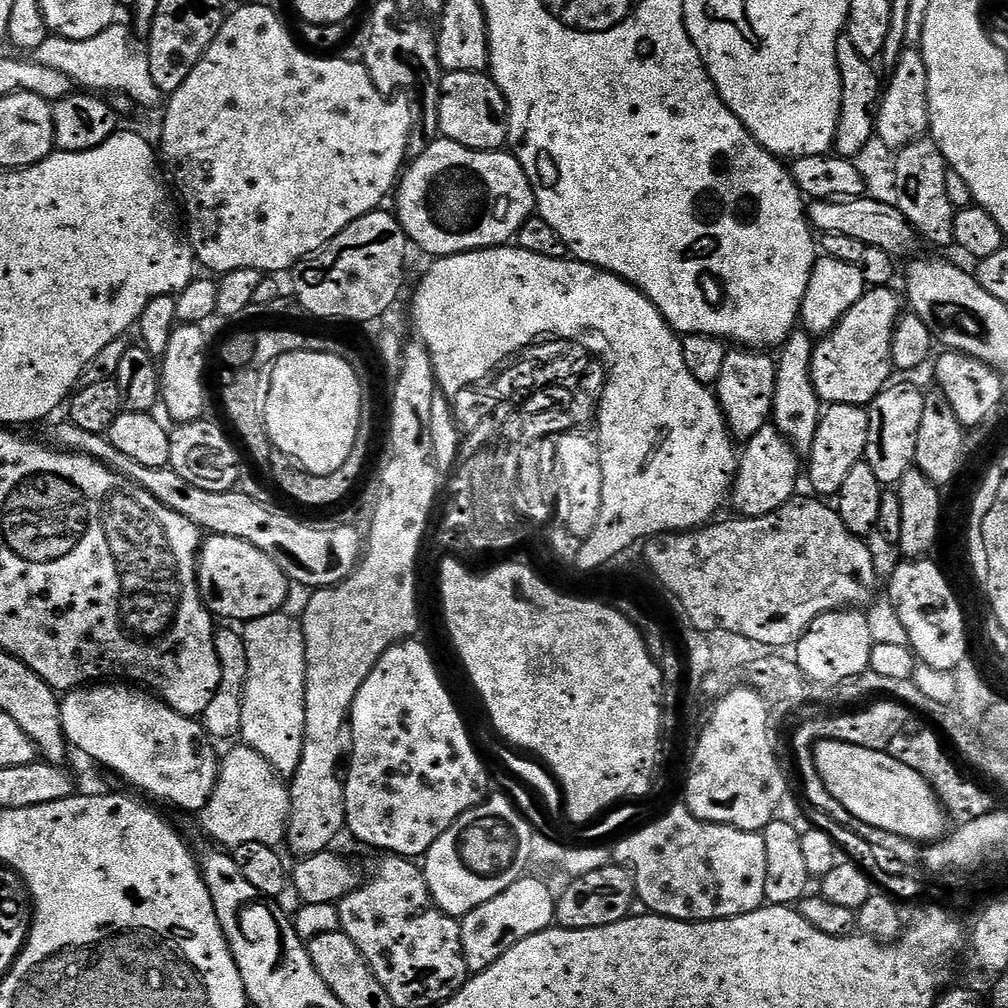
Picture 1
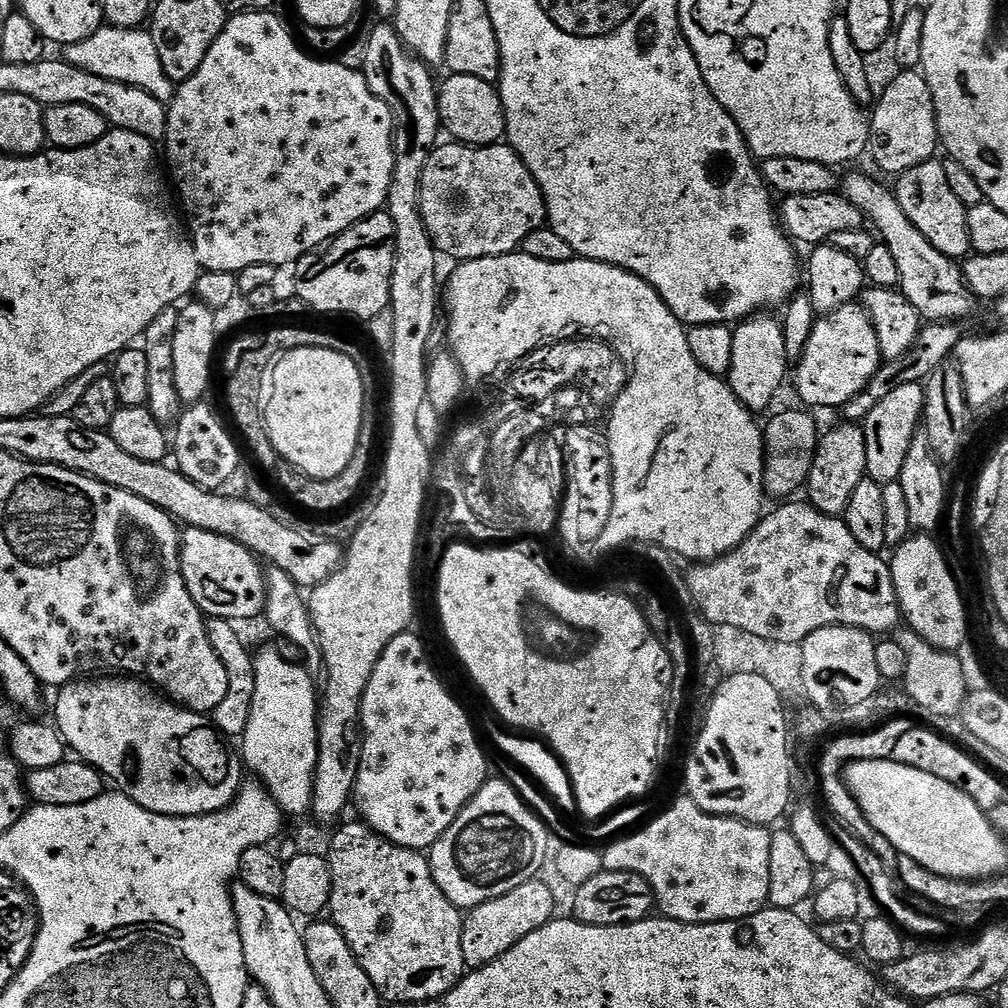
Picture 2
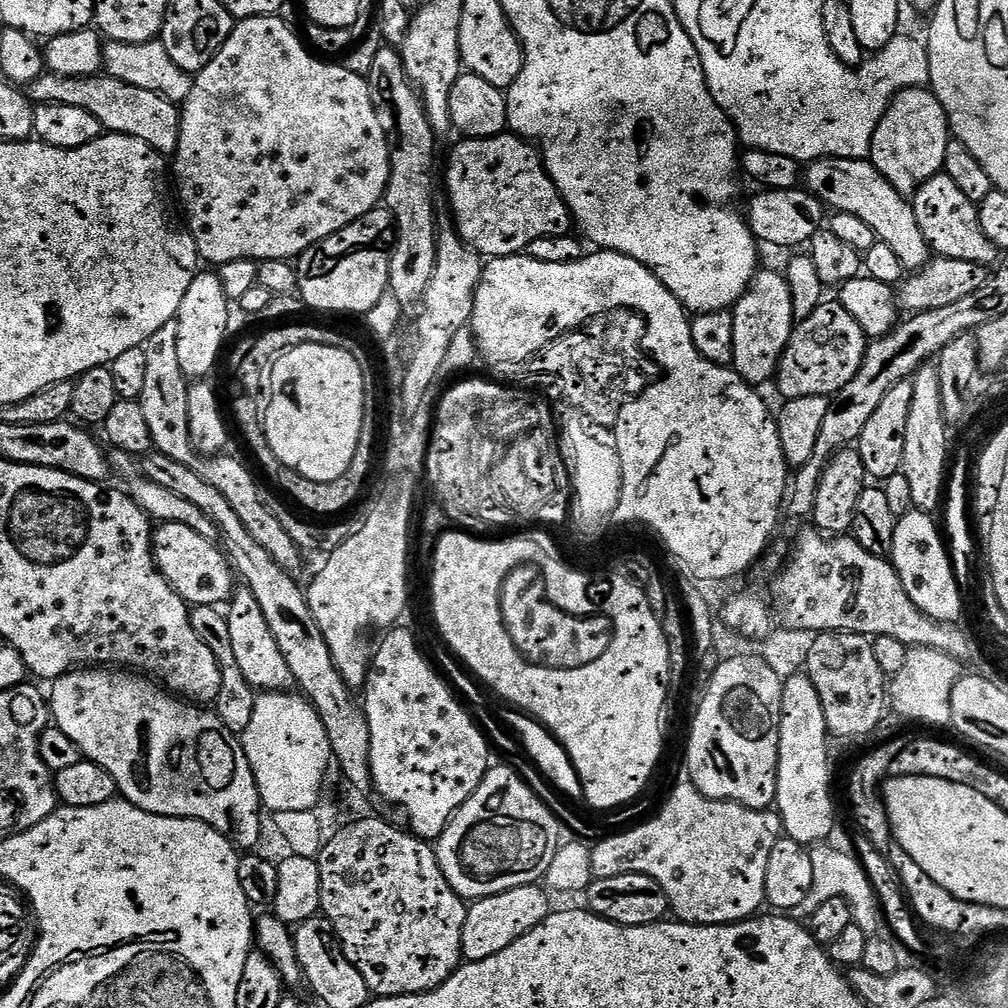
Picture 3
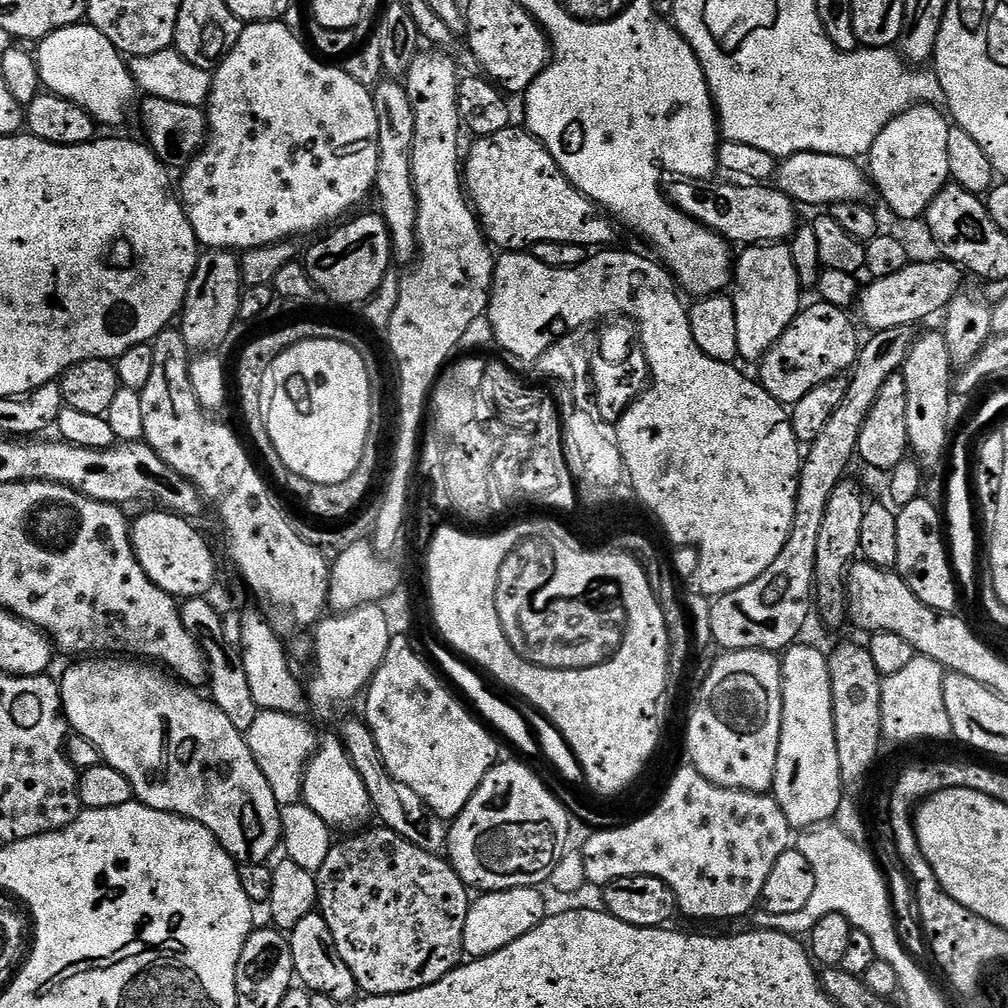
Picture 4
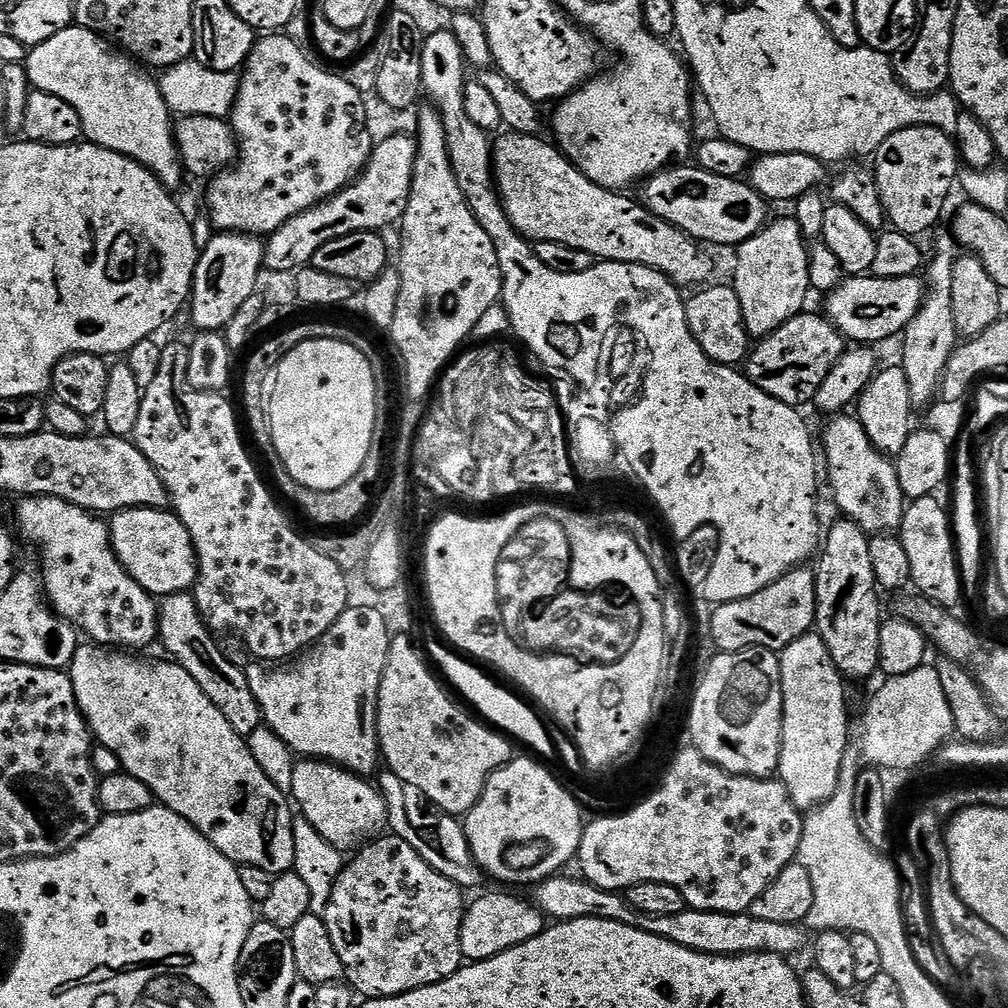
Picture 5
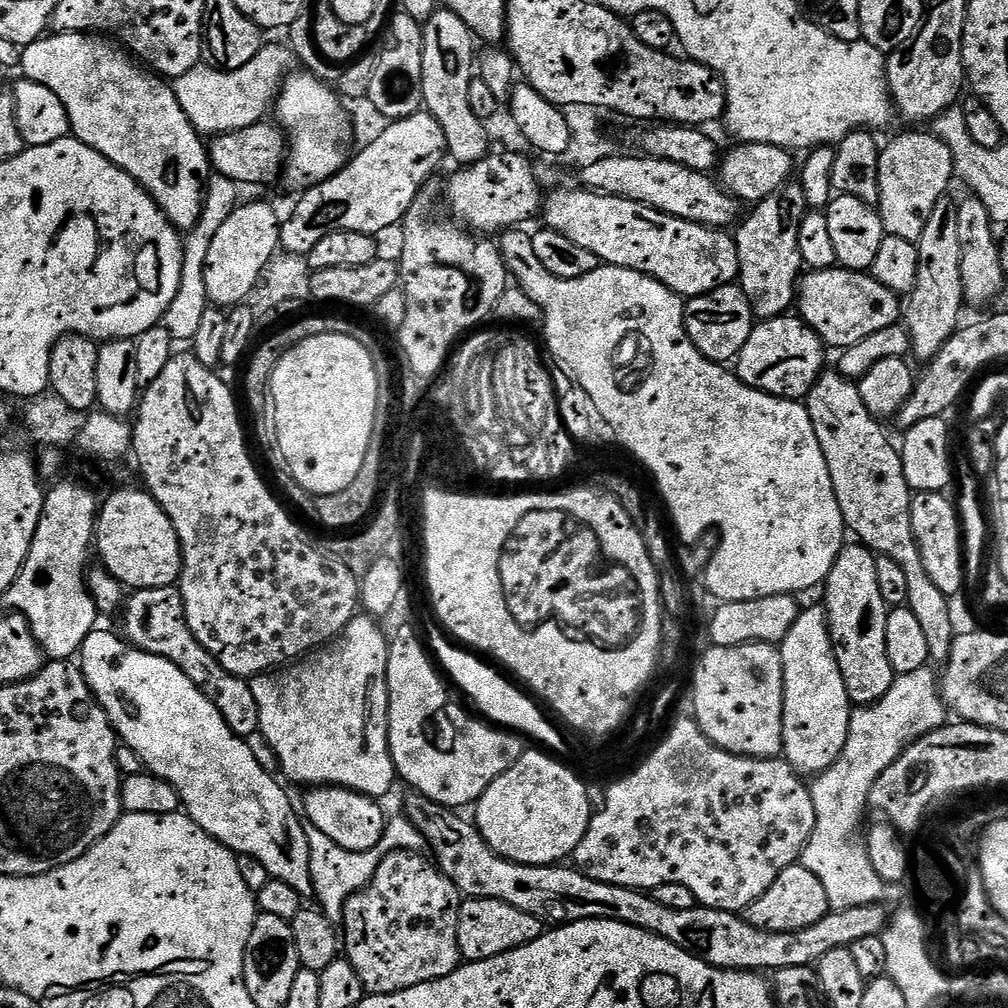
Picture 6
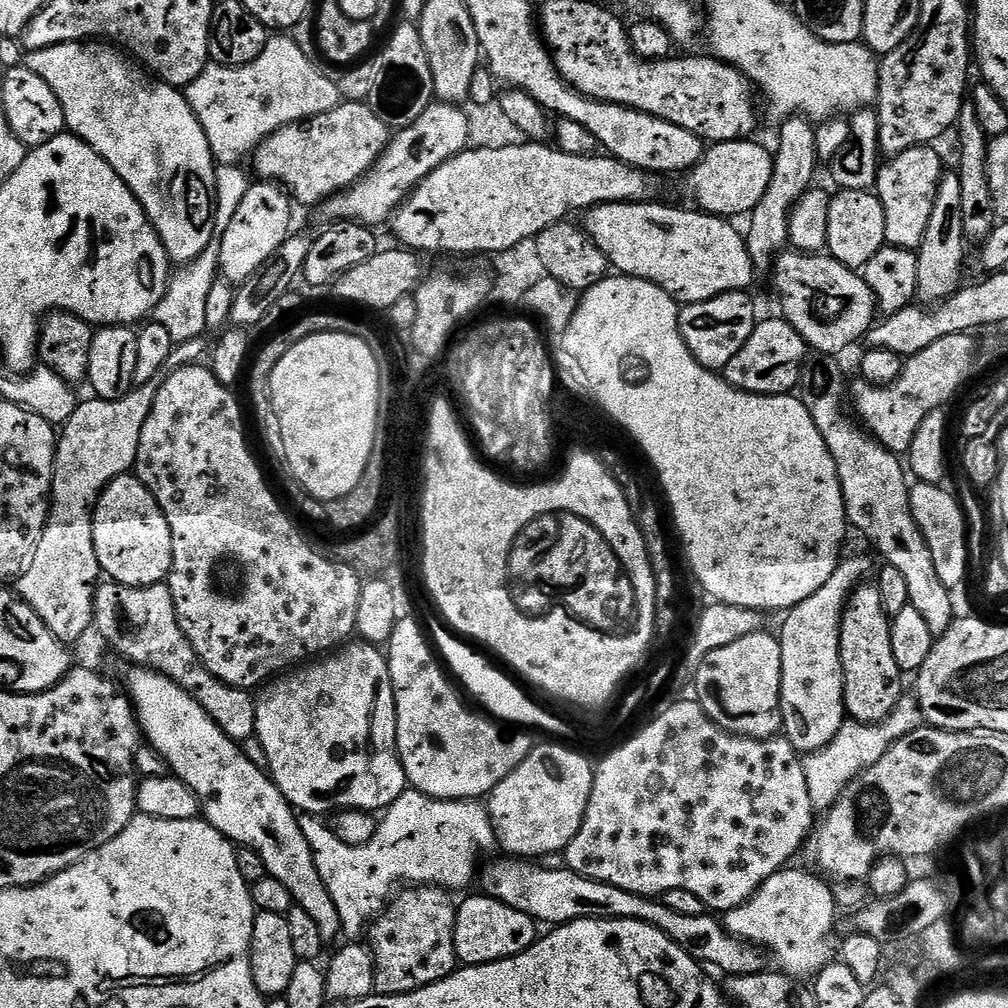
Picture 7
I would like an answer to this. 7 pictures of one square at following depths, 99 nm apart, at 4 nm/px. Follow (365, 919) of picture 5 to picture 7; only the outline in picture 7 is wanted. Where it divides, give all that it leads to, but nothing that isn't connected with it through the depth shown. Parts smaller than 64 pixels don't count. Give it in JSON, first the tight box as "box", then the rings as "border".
{"box":[366,886,458,996],"border":[[[408,886],[397,891],[387,908],[372,921],[366,943],[376,963],[376,992],[401,996],[446,978],[458,967],[454,950],[457,901],[435,886]]]}

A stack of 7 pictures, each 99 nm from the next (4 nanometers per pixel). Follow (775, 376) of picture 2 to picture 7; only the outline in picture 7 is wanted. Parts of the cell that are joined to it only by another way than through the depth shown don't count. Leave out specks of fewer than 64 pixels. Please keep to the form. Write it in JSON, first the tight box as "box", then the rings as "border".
{"box":[746,114,822,274],"border":[[[797,114],[787,117],[781,124],[784,125],[780,128],[780,137],[776,140],[776,148],[774,147],[770,186],[766,194],[762,194],[762,202],[758,202],[758,206],[750,214],[748,232],[746,228],[748,253],[752,265],[760,274],[767,273],[773,267],[777,255],[789,247],[788,220],[792,217],[796,203],[813,187],[816,167],[821,167],[822,164],[814,146],[816,124],[813,121]]]}

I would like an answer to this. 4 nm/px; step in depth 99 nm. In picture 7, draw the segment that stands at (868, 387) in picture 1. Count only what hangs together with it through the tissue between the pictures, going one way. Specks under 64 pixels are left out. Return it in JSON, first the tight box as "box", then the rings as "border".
{"box":[722,319,810,396],"border":[[[761,319],[755,330],[746,338],[746,346],[734,354],[734,358],[722,369],[722,375],[729,384],[744,392],[757,392],[759,396],[787,396],[799,385],[804,362],[810,349],[802,334],[794,330],[787,320]]]}

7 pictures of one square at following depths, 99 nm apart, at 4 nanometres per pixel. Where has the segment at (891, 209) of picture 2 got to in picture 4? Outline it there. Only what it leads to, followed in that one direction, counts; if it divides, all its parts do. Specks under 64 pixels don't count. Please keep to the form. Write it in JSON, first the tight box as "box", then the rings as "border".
{"box":[774,152,874,205],"border":[[[799,152],[793,156],[783,157],[779,161],[774,177],[775,187],[795,200],[797,205],[841,204],[842,202],[854,202],[859,204],[867,201],[868,195],[873,195],[874,188],[866,175],[865,169],[860,168],[855,159],[847,156],[835,156],[834,154],[818,154],[817,152]]]}

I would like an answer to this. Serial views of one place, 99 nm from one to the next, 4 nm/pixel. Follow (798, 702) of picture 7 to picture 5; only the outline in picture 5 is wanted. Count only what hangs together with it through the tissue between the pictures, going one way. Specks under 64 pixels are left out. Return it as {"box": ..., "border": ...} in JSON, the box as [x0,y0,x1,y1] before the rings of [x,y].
{"box":[778,634,850,810],"border":[[[819,634],[790,642],[779,653],[779,658],[784,725],[778,779],[786,786],[797,808],[815,810],[828,801],[840,784],[840,767],[850,748],[848,700],[844,697],[846,680],[834,666],[830,650],[826,650],[826,642],[822,642]]]}

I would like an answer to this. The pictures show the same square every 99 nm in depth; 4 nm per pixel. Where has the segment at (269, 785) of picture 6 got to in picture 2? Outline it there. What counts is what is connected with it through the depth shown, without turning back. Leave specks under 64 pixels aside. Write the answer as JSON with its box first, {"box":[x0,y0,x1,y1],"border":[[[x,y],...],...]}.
{"box":[54,674,242,816],"border":[[[120,674],[109,675],[109,680],[100,680],[104,678],[80,678],[75,682],[63,685],[59,689],[60,697],[56,700],[56,720],[54,719],[55,727],[60,729],[61,736],[64,737],[64,743],[69,749],[72,748],[77,757],[83,760],[86,764],[91,764],[92,767],[100,771],[100,775],[112,780],[117,789],[123,792],[124,795],[130,797],[134,802],[138,802],[138,806],[142,806],[151,812],[157,812],[163,816],[209,816],[211,812],[220,812],[223,808],[228,808],[232,805],[232,801],[236,799],[241,787],[242,779],[240,780],[240,772],[242,773],[242,764],[239,759],[232,760],[232,756],[228,753],[228,748],[225,741],[222,739],[219,732],[216,730],[215,724],[205,713],[192,712],[189,708],[185,708],[167,698],[159,691],[153,690],[143,679],[140,678],[125,678]]]}

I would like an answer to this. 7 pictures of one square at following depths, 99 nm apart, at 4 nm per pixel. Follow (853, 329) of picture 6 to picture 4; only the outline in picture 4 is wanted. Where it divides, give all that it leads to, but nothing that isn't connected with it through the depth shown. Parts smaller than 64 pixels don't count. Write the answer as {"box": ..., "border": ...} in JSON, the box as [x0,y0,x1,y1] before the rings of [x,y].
{"box":[858,259,962,332],"border":[[[935,259],[924,260],[921,264],[909,262],[902,270],[898,270],[898,274],[890,274],[890,278],[872,280],[869,288],[867,285],[858,297],[859,323],[864,323],[872,332],[881,332],[894,330],[894,326],[912,328],[930,319],[935,312],[943,313],[961,291],[962,269],[946,259]]]}

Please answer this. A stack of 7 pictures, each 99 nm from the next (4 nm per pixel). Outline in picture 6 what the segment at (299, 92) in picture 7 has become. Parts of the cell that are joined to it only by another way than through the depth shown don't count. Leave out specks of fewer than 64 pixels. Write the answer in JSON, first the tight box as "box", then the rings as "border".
{"box":[172,43,293,138],"border":[[[265,43],[260,53],[246,66],[233,72],[209,66],[201,62],[186,74],[175,77],[172,89],[178,98],[178,106],[197,132],[208,138],[215,138],[224,132],[234,132],[261,123],[275,105],[276,97],[293,71],[292,52],[280,44]]]}

